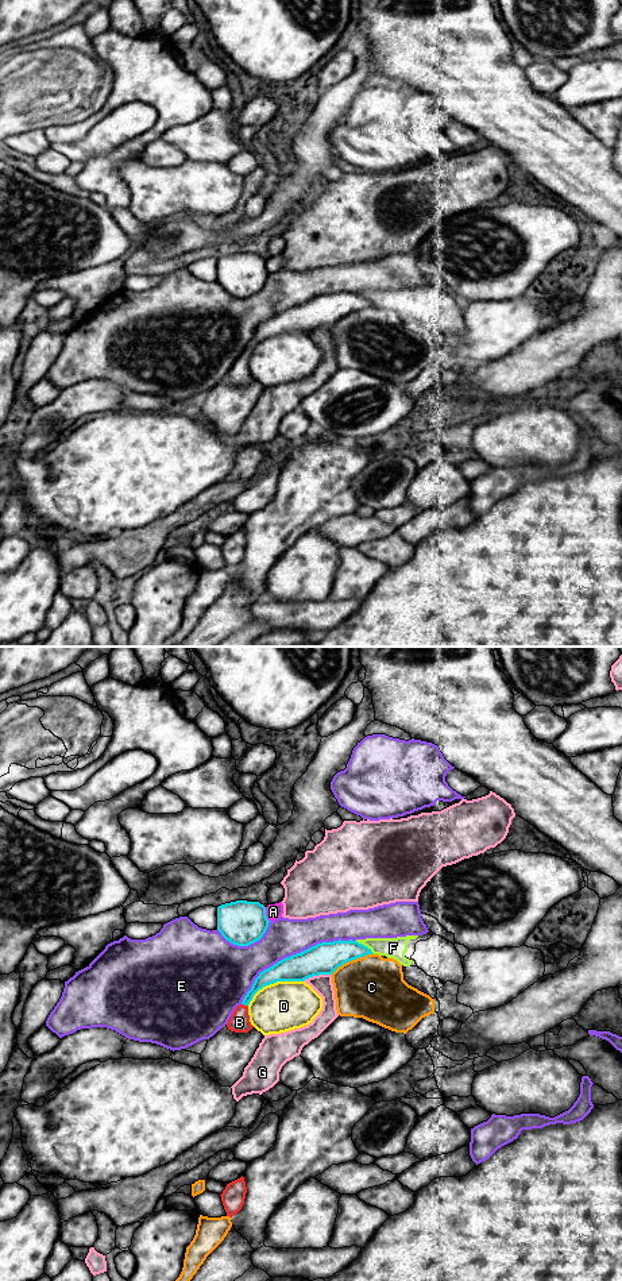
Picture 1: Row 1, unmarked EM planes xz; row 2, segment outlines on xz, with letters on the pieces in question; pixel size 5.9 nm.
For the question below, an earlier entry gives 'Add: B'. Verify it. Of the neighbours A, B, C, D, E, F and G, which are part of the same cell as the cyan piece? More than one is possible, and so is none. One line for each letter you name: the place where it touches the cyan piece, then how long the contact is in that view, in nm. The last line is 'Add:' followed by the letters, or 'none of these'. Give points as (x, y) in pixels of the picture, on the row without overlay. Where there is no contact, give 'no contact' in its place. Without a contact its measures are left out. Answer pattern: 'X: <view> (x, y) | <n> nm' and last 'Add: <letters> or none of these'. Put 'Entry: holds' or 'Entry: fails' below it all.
B: xz (244, 357) | 40 nm
Add: B
Entry: holds

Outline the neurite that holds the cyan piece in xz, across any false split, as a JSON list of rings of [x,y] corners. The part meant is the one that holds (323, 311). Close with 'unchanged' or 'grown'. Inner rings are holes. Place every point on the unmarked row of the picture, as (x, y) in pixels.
[[[339,292],[317,296],[301,305],[278,313],[260,324],[255,331],[242,356],[232,364],[227,375],[228,382],[248,385],[254,379],[250,374],[248,356],[263,339],[277,333],[304,333],[318,327],[332,327],[343,316],[367,306],[372,306],[367,298],[352,292]]] | grown

